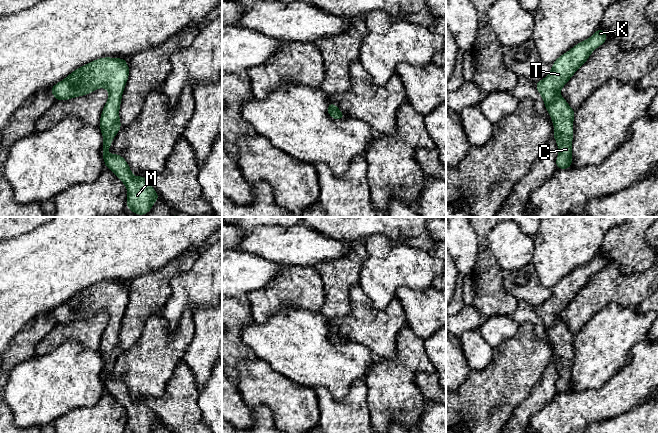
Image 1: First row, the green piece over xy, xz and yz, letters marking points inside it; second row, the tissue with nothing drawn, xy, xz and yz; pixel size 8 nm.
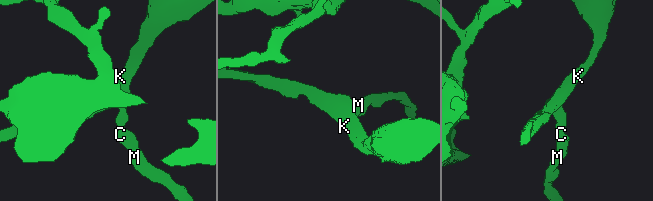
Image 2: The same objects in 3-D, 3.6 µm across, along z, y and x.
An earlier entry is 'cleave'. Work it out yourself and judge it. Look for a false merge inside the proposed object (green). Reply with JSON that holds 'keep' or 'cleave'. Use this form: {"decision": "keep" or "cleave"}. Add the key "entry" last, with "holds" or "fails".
{"decision": "keep", "entry": "fails"}

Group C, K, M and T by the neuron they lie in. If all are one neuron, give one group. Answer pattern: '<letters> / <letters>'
C K M T

